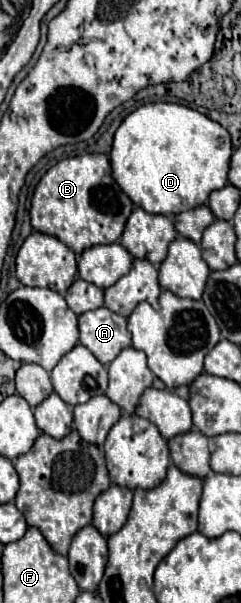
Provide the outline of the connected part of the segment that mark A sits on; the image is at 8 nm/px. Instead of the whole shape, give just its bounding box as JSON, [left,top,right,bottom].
[79,308,131,364]

